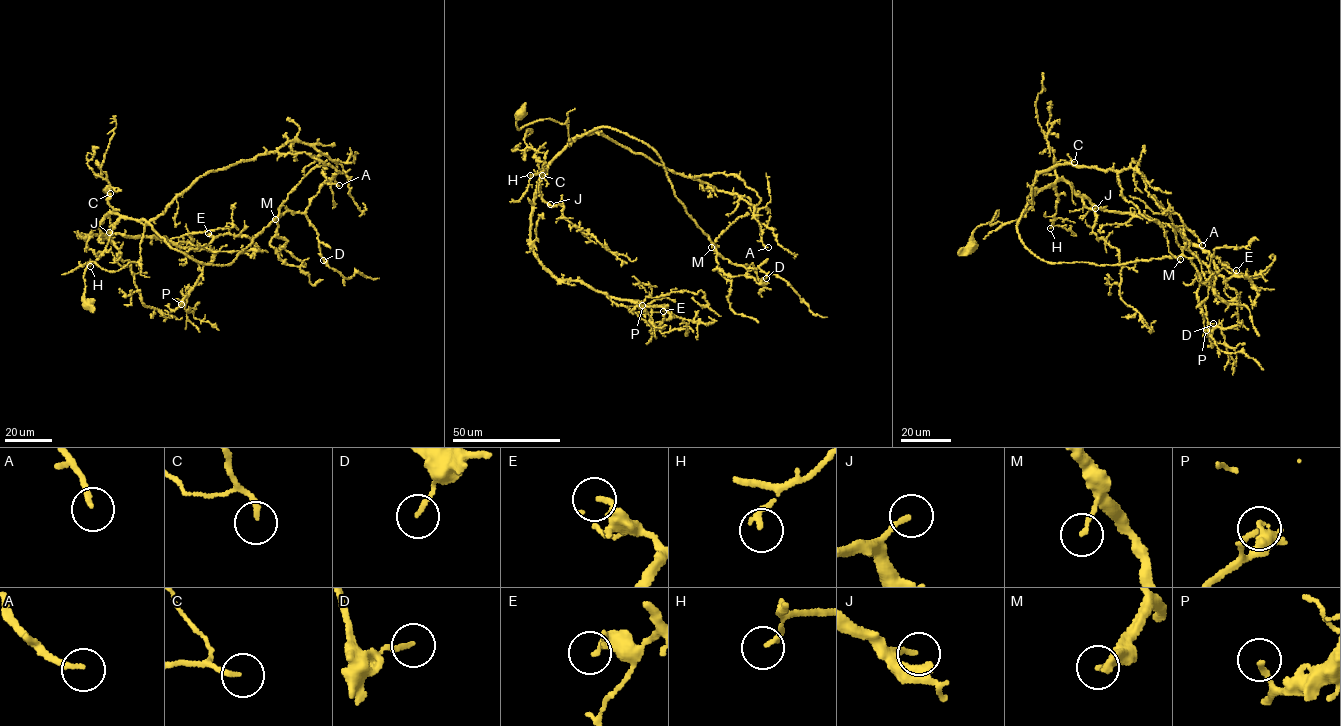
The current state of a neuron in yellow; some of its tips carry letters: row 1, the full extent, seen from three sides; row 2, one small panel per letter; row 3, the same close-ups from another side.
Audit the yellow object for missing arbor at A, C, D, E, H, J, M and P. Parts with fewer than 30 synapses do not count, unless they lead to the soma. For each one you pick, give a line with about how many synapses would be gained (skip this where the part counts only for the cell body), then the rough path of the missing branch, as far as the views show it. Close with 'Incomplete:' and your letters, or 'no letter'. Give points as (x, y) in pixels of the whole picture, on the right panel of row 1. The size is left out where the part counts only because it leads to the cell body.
J: 40 syn | (1095, 208), (1111, 211), (1113, 196)
Incomplete: J

